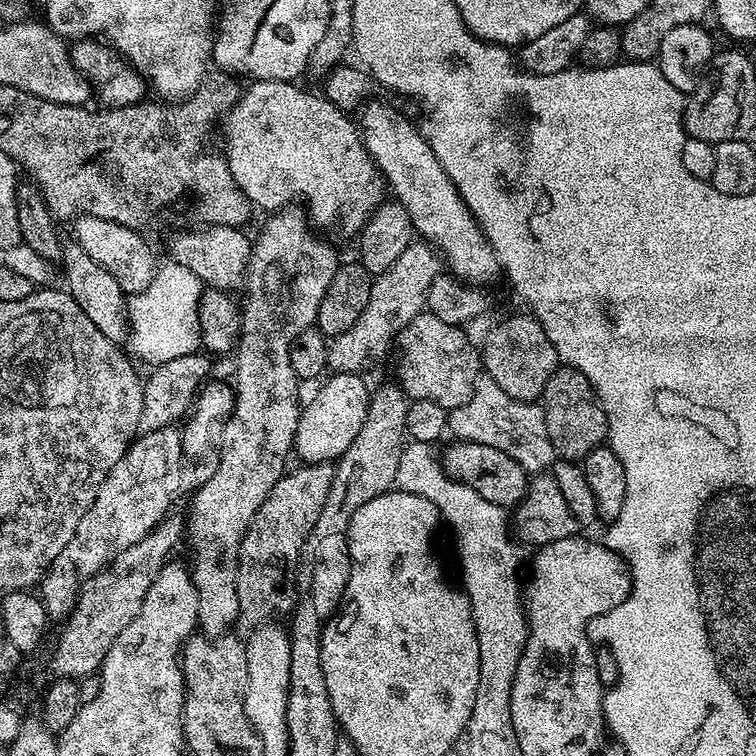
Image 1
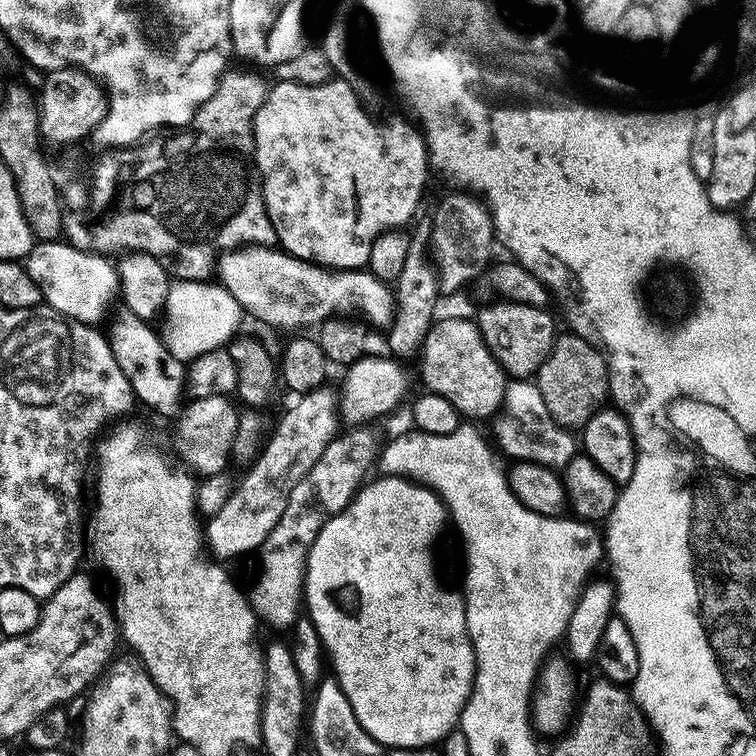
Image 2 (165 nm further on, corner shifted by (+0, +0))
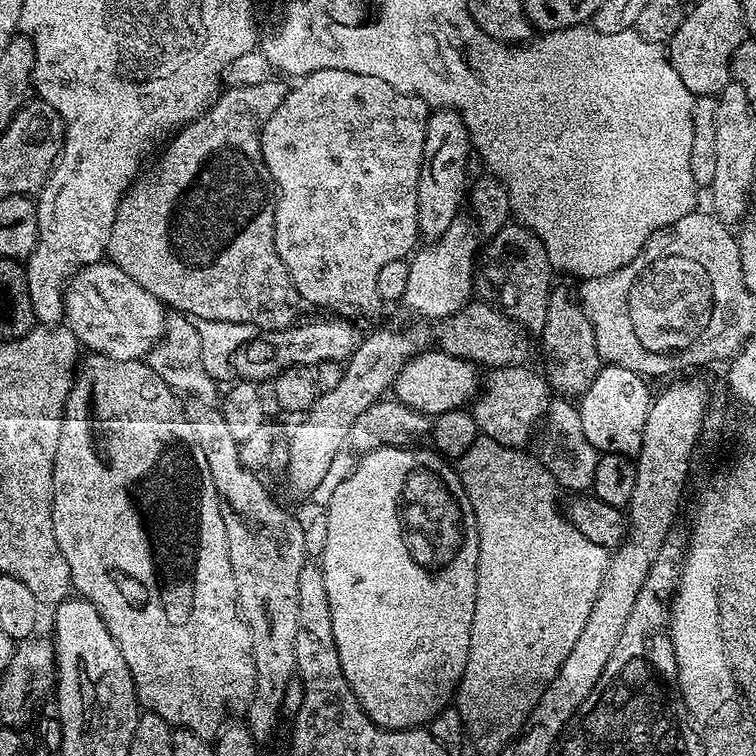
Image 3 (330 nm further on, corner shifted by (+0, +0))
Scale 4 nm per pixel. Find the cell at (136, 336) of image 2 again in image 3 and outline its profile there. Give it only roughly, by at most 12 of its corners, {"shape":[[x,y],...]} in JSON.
{"shape":[[223,411],[190,419],[226,509],[252,635],[246,727],[272,740],[297,675],[304,528],[242,466]]}

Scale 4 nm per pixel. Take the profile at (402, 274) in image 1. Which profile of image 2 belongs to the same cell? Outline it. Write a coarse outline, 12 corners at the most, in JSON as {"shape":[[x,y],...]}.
{"shape":[[452,190],[431,215],[441,293],[489,271],[497,243],[483,199]]}

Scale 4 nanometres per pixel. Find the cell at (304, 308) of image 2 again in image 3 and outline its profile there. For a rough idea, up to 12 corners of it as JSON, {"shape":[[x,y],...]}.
{"shape":[[487,302],[445,316],[439,347],[477,366],[524,364],[521,325]]}

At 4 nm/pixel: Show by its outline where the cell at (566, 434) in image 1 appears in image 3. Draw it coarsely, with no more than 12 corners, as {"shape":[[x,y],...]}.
{"shape":[[553,287],[546,379],[579,397],[600,372],[594,326],[579,299]]}

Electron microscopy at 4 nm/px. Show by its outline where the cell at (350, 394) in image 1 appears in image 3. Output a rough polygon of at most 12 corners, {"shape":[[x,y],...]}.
{"shape":[[417,351],[395,399],[432,418],[478,392],[477,365]]}

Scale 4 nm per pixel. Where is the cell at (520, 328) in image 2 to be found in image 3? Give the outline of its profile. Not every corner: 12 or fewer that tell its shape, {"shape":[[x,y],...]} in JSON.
{"shape":[[509,222],[485,244],[475,295],[543,329],[554,269]]}

